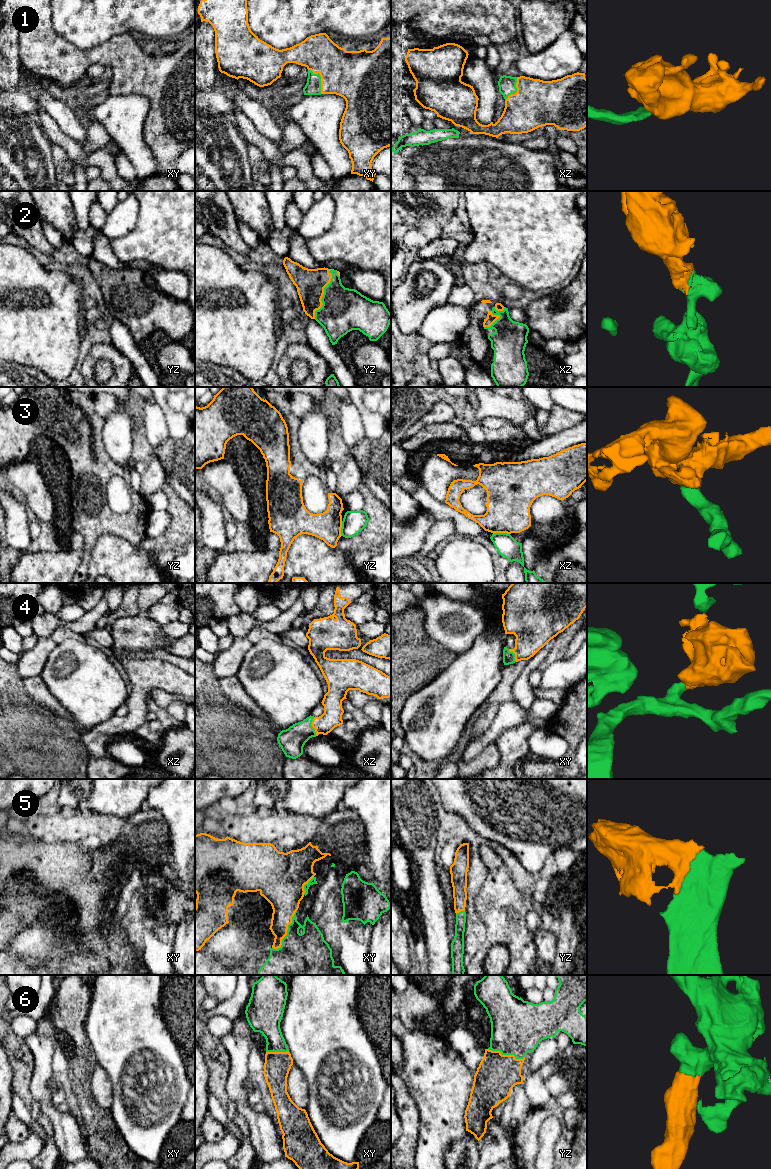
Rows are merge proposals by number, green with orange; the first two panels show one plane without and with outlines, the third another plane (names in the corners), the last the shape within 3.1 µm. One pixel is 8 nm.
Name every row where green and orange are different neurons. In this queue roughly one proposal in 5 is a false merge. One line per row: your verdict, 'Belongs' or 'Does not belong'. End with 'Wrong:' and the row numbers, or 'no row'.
1: Belongs
2: Belongs
3: Does not belong
4: Belongs
5: Belongs
6: Belongs
Wrong: 3

